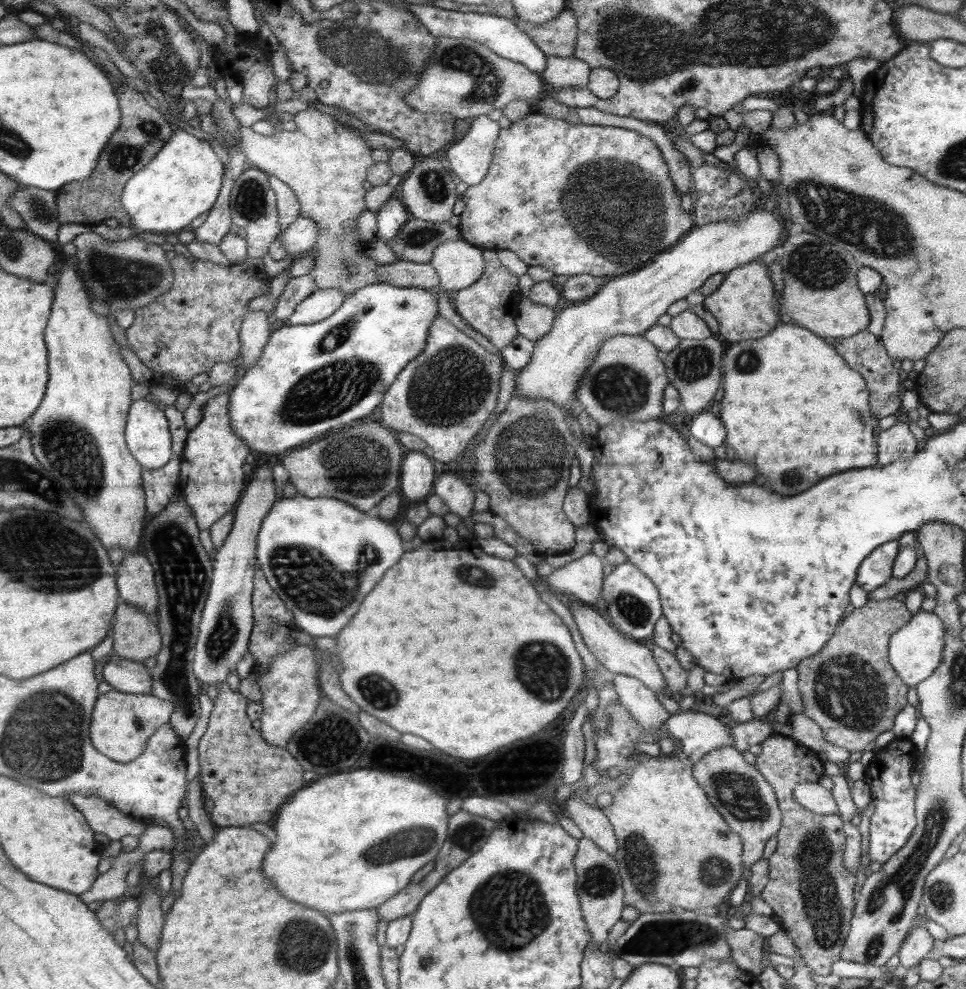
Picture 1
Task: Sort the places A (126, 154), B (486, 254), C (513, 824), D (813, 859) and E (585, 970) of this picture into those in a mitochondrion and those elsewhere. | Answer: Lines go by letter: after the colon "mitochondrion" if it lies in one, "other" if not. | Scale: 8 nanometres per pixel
A: mitochondrion
B: other
C: other
D: mitochondrion
E: other

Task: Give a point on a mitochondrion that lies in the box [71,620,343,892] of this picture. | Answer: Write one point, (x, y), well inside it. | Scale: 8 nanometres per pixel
(139, 723)

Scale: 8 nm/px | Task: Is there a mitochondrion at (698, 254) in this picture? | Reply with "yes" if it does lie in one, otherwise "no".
no

